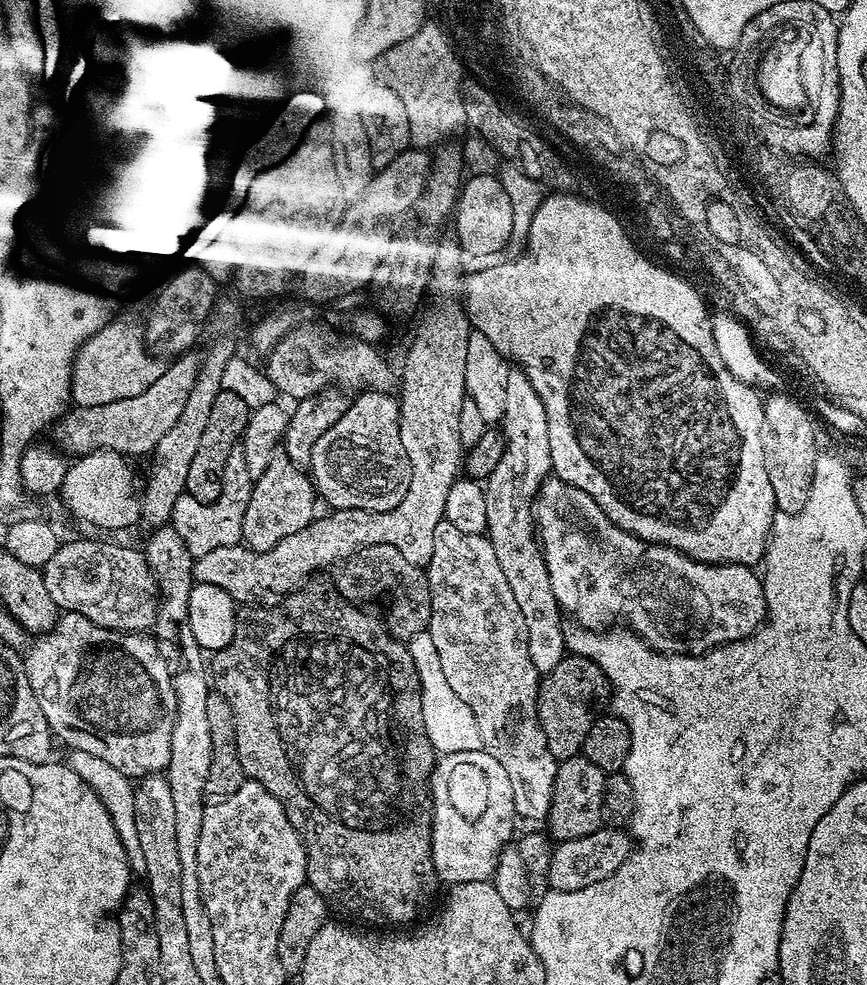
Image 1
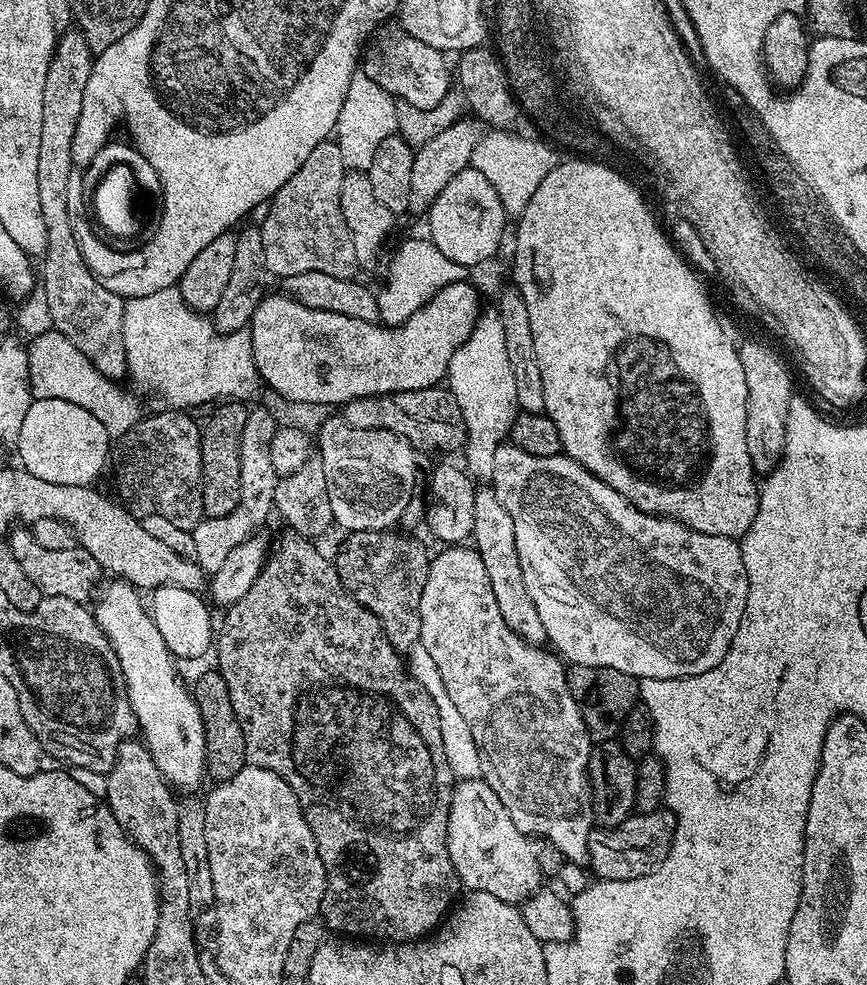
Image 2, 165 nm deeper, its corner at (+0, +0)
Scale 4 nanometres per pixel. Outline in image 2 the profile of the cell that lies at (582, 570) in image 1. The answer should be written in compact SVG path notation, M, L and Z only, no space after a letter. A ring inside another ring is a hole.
M503 442L494 450L494 470L490 486L496 491L498 502L506 506L506 514L510 514L510 519L514 522L514 546L518 546L518 562L522 562L522 578L526 581L530 602L534 602L534 610L538 610L542 626L546 626L547 643L553 644L551 647L569 665L581 664L622 670L622 674L630 674L636 677L637 681L650 678L682 678L714 670L714 666L718 666L720 660L730 651L730 642L734 642L734 634L738 634L738 626L742 622L748 597L748 575L746 566L742 562L739 539L718 534L702 534L698 530L687 528L677 520L646 514L634 507L626 498L622 498L622 494L618 494L614 486L606 486L602 478L590 474L590 470L586 470L569 456L561 454L542 458L526 454L526 450L510 442Z

